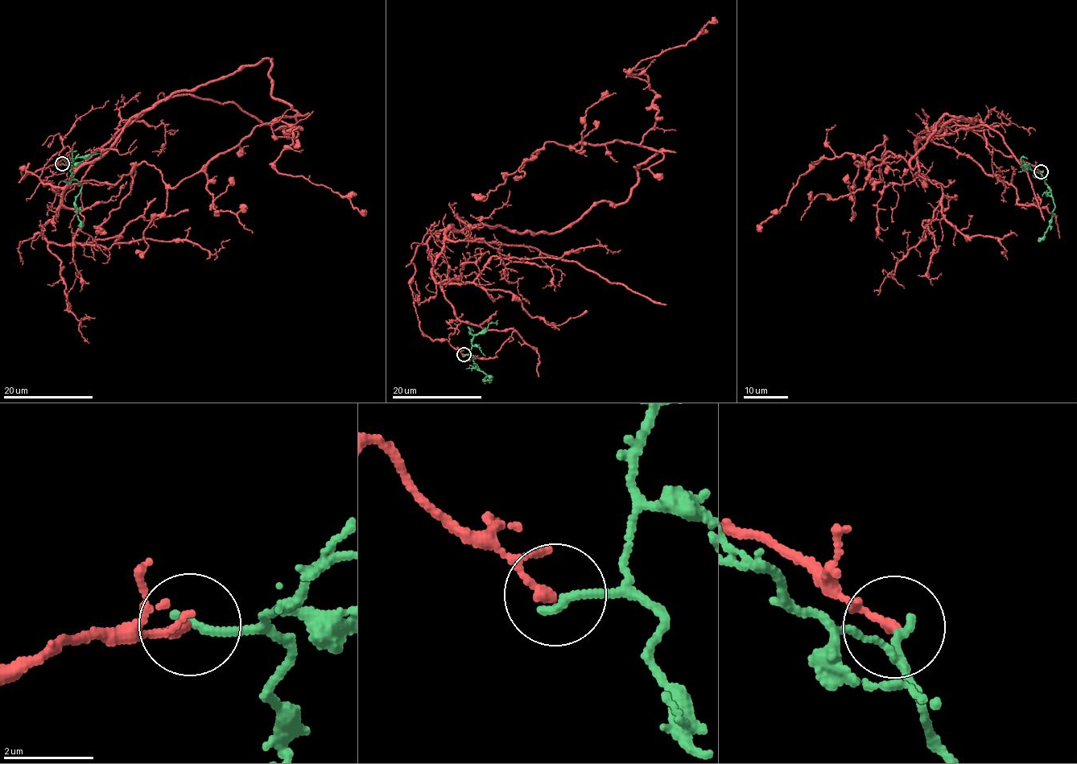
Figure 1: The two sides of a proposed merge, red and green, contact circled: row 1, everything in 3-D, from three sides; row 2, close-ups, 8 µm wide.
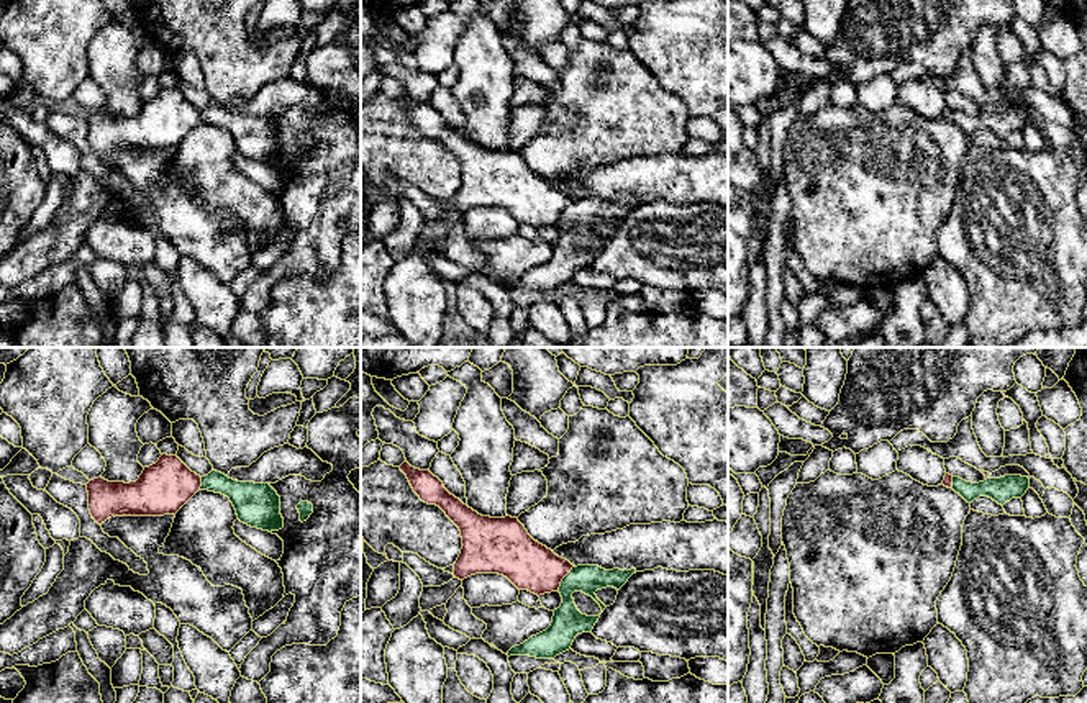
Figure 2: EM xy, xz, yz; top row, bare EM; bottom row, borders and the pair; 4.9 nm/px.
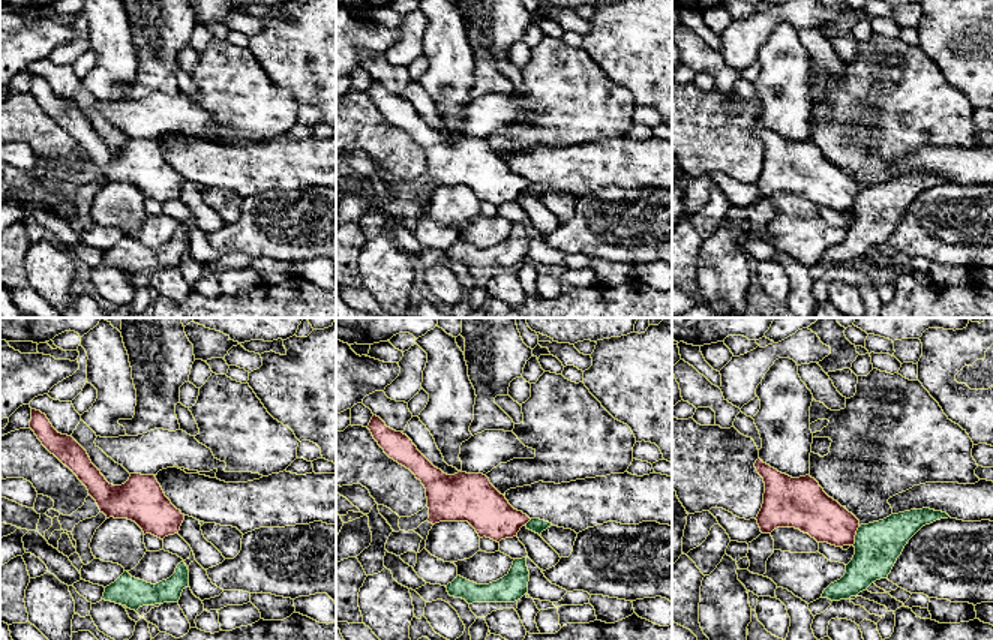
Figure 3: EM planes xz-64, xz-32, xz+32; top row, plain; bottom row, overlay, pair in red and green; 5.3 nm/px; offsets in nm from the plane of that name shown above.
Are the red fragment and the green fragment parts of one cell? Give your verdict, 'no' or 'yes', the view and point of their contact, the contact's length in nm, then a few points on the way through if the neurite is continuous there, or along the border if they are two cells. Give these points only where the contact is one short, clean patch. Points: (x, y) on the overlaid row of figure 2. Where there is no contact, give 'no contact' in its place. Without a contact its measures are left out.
no; meets red in xz at (563, 577); contact 150 nm long; border along xz (573, 566), (556, 590)

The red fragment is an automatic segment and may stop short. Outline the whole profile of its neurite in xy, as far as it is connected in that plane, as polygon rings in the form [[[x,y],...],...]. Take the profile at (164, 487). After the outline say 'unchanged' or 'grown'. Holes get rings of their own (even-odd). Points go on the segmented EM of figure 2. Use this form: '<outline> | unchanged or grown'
[[[162,454],[156,464],[144,467],[136,482],[90,480],[89,510],[98,524],[111,516],[175,515],[200,487],[200,475],[177,456]]] | unchanged

